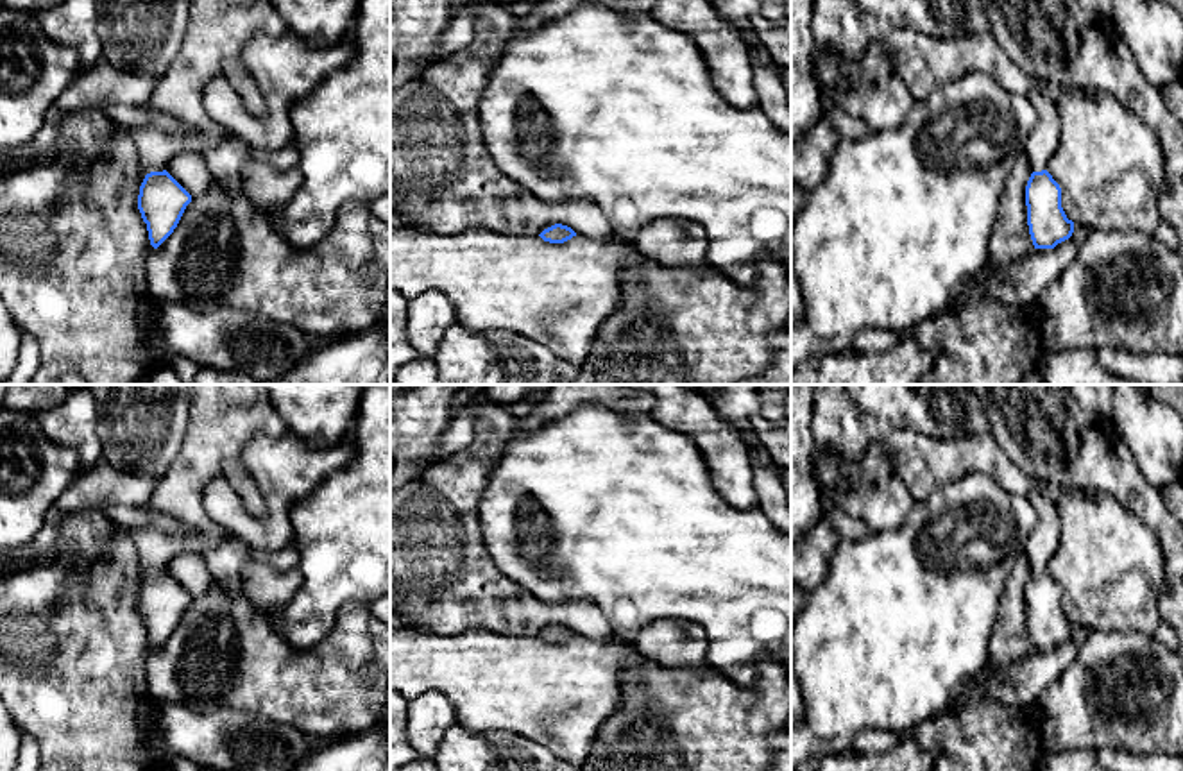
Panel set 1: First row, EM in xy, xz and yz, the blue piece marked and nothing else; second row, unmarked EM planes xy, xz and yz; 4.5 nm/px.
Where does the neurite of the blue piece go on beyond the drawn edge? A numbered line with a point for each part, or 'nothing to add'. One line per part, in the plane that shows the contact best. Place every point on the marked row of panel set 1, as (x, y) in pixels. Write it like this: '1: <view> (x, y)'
1: xy (217, 29)

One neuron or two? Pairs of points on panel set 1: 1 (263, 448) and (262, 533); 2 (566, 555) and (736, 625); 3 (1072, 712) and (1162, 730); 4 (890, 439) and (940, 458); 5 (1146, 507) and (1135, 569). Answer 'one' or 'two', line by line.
1: one
2: one
3: one
4: one
5: two

